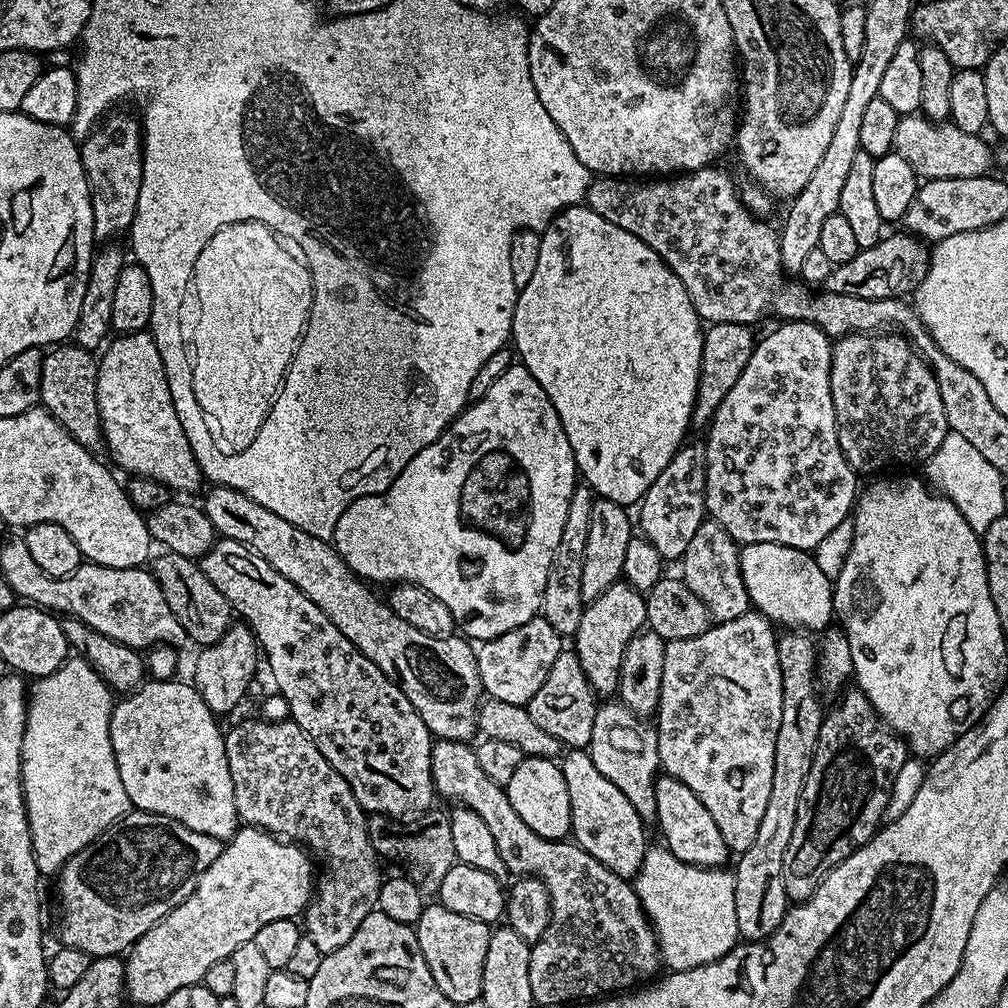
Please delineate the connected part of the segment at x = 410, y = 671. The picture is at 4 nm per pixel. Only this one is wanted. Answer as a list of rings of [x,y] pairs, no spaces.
[[[221,484],[209,489],[208,493],[203,493],[202,507],[217,533],[223,539],[242,542],[247,548],[252,548],[262,558],[266,558],[266,562],[270,562],[270,566],[274,566],[282,578],[290,578],[290,582],[294,582],[294,586],[298,586],[298,590],[302,590],[302,594],[306,594],[306,598],[310,598],[310,602],[314,602],[314,606],[318,606],[318,610],[322,610],[322,614],[326,614],[326,618],[330,618],[330,622],[334,622],[334,626],[338,626],[346,638],[350,638],[352,645],[366,658],[370,658],[370,662],[374,662],[374,666],[378,666],[378,670],[382,670],[388,680],[395,682],[402,694],[406,694],[406,698],[410,698],[410,706],[418,710],[422,722],[426,722],[436,740],[468,742],[473,739],[472,735],[477,735],[482,689],[476,648],[463,635],[435,636],[426,634],[426,630],[418,630],[418,626],[410,626],[406,618],[398,618],[398,614],[394,614],[394,610],[390,610],[390,606],[381,597],[379,600],[371,592],[373,589],[365,581],[351,572],[348,563],[337,554],[329,541],[314,538],[306,534],[306,530],[298,530],[298,526],[286,522],[286,518],[278,518],[274,510],[258,506],[254,498],[246,498],[246,494],[238,490]]]

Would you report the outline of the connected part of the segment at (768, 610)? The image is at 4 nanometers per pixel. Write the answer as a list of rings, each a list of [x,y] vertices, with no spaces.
[[[778,542],[745,544],[740,548],[740,569],[751,607],[771,620],[773,625],[816,634],[833,623],[834,584],[829,576],[822,574],[812,552],[782,546]]]

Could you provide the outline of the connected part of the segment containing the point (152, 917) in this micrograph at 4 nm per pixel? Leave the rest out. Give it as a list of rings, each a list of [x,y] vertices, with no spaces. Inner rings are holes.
[[[129,810],[123,818],[113,822],[97,840],[90,842],[82,850],[78,850],[78,854],[74,854],[60,867],[58,873],[60,881],[56,884],[56,892],[60,895],[60,912],[64,917],[60,920],[59,943],[65,948],[86,950],[86,954],[90,954],[93,958],[120,956],[127,953],[132,945],[138,942],[138,938],[142,938],[142,934],[146,934],[146,930],[150,930],[150,926],[154,926],[162,918],[166,918],[166,914],[170,914],[170,910],[174,910],[174,906],[186,902],[186,898],[190,898],[190,894],[196,892],[198,878],[202,878],[202,874],[206,874],[206,870],[210,870],[210,862],[214,862],[214,858],[218,858],[221,847],[221,841],[210,838],[206,834],[198,834],[198,830],[190,830],[190,826],[182,826],[182,822],[178,822],[174,818],[166,818],[162,814],[154,814],[153,812]]]

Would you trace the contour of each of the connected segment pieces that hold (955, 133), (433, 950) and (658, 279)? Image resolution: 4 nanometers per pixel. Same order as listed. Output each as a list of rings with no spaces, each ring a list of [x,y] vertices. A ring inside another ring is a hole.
[[[904,114],[894,130],[894,150],[924,180],[983,176],[992,164],[992,152],[984,138],[966,134],[951,122],[933,122],[923,114]]]
[[[439,902],[425,903],[414,929],[422,958],[426,966],[430,966],[438,990],[446,994],[448,1001],[459,1006],[462,1002],[480,999],[482,966],[486,962],[486,946],[490,946],[493,929],[481,920],[466,918],[466,914],[454,914],[454,910],[446,910],[446,906]]]
[[[586,206],[564,209],[563,212],[559,212],[548,223],[547,228],[543,229],[540,238],[540,249],[538,250],[538,267],[534,269],[534,278],[530,278],[530,282],[526,282],[526,286],[519,289],[516,298],[516,309],[512,319],[512,335],[510,340],[513,345],[516,343],[514,352],[518,357],[519,363],[523,364],[526,370],[530,370],[530,374],[534,374],[534,378],[538,378],[538,386],[542,386],[542,390],[546,390],[550,402],[554,402],[554,410],[558,410],[558,418],[566,430],[566,438],[570,438],[570,450],[576,459],[576,471],[582,477],[583,483],[587,484],[599,499],[618,502],[625,506],[639,505],[640,501],[644,499],[646,490],[650,490],[654,478],[658,478],[658,474],[662,474],[662,470],[666,470],[666,462],[670,462],[670,458],[674,458],[674,454],[678,451],[680,445],[685,443],[687,436],[684,435],[690,432],[692,428],[692,410],[694,408],[696,391],[698,390],[698,374],[700,373],[700,363],[702,362],[704,334],[705,329],[702,327],[700,316],[694,310],[694,306],[690,302],[690,294],[686,294],[686,286],[682,286],[678,274],[674,274],[674,270],[670,270],[670,266],[666,266],[663,258],[650,246],[646,246],[646,242],[642,242],[642,238],[634,238],[634,234],[630,234],[630,230],[622,230],[622,226],[614,226],[614,222],[606,222],[606,218],[602,218],[602,214],[594,214],[594,210],[590,210]]]

